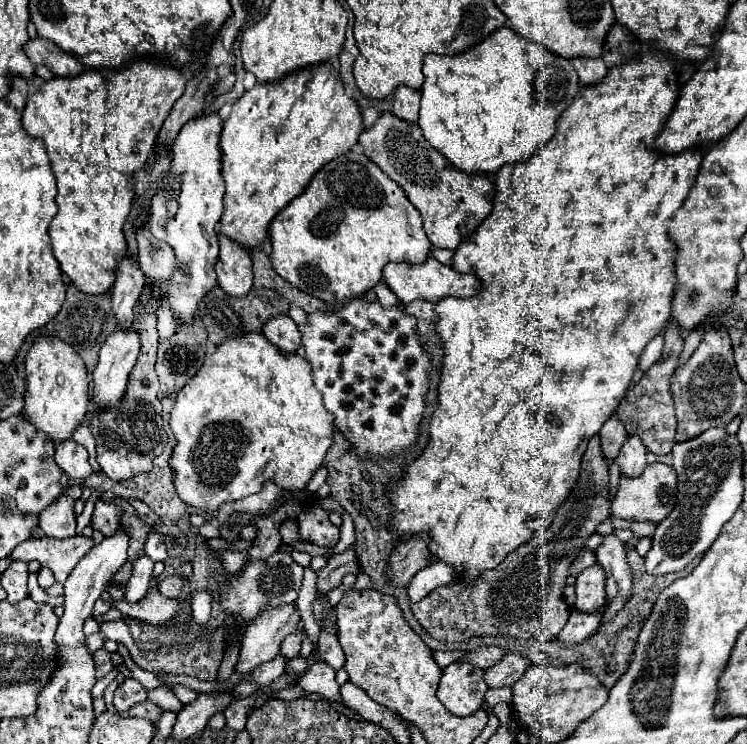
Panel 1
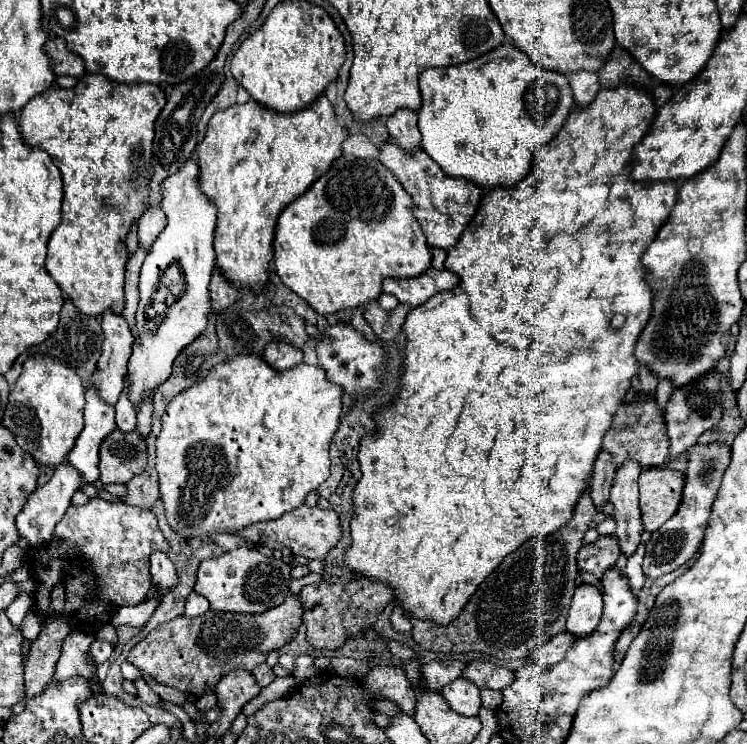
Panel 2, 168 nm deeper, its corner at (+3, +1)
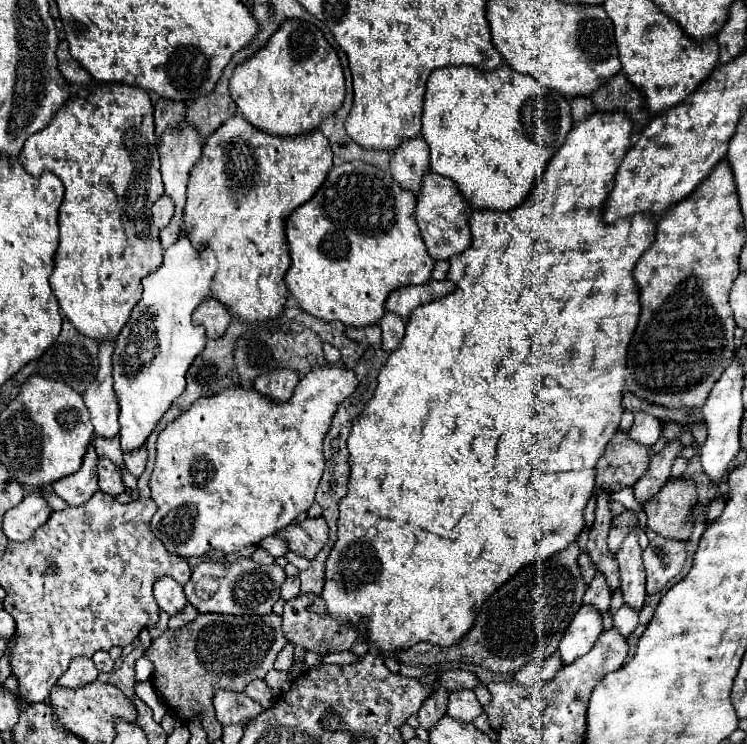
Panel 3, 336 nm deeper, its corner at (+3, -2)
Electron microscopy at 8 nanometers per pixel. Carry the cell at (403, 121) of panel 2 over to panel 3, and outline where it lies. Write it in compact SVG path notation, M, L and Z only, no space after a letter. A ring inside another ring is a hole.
M423 137L407 139L391 155L391 177L411 193L419 193L423 175L429 171L429 145Z

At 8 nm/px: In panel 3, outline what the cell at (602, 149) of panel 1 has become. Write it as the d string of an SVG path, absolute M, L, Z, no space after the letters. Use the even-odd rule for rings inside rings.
M593 113L591 117L587 117L585 121L581 123L575 123L573 129L569 131L563 147L553 155L553 159L547 163L537 187L529 193L529 197L515 209L511 211L487 211L487 209L475 209L471 213L471 219L469 219L469 227L471 227L471 237L473 237L473 243L467 251L451 257L449 265L449 273L447 273L447 279L453 281L457 287L451 295L445 295L437 301L431 301L427 305L421 305L417 307L409 321L407 321L407 331L405 331L405 339L403 343L399 345L397 351L393 351L387 359L387 363L383 365L381 373L379 373L379 385L373 393L373 397L365 403L363 411L359 413L357 421L353 423L353 429L349 433L349 439L347 439L347 449L349 449L349 485L347 485L347 495L341 499L339 503L339 521L337 521L337 543L333 545L327 561L325 561L325 585L323 585L323 591L321 591L321 599L325 601L325 607L327 607L327 613L335 619L335 621L341 621L345 625L359 625L363 619L367 621L365 625L365 639L377 647L379 653L393 653L397 649L407 649L407 647L413 647L421 641L425 643L431 643L431 645L437 645L437 647L449 647L451 643L459 643L461 637L473 627L475 623L475 617L479 613L479 609L483 607L483 603L487 601L489 595L493 595L501 585L505 585L515 573L519 573L523 567L527 567L529 563L539 563L539 561L547 561L551 555L567 549L567 545L571 545L579 533L583 531L585 527L585 521L583 521L583 509L595 489L595 465L599 461L599 457L603 455L603 449L607 447L607 443L611 441L611 437L617 433L617 427L619 427L619 421L621 421L621 415L623 415L623 407L621 407L621 397L625 395L625 359L627 359L627 345L629 345L629 339L635 331L635 325L639 321L639 313L641 313L641 305L639 305L639 289L637 289L637 283L633 279L633 267L635 263L639 261L639 257L643 255L643 251L655 241L655 223L657 219L653 215L633 215L633 217L627 217L627 219L619 219L615 221L613 225L607 225L603 219L601 219L601 209L603 209L603 203L605 199L609 197L611 189L613 189L613 179L615 179L615 173L617 173L617 167L621 165L627 149L629 149L629 139L631 139L631 131L633 131L633 125L631 121L623 115L623 113Z

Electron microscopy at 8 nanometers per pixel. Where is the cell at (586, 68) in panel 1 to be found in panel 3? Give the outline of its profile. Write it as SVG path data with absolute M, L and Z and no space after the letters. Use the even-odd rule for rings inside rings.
M575 97L575 99L571 99L571 115L573 115L575 123L591 117L593 111L595 111L595 107L591 103L591 97Z

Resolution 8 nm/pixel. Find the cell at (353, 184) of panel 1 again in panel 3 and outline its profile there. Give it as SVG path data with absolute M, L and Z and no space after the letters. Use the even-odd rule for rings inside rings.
M349 161L349 163L333 167L329 171L329 179L321 185L321 189L313 195L313 199L307 201L305 205L301 205L299 209L295 209L291 213L291 217L287 219L287 241L289 241L289 247L291 247L291 267L285 275L285 283L289 287L289 293L301 305L301 309L307 311L313 317L327 321L327 323L341 321L347 327L367 327L367 325L377 325L381 321L381 317L385 313L385 301L387 301L387 297L393 289L399 289L399 287L405 287L405 285L425 285L431 279L433 259L429 257L425 243L421 239L421 233L419 233L419 227L417 227L417 221L415 221L415 205L417 205L417 197L411 191L401 189L389 173L385 173L385 171L381 171L373 165L367 165L367 163L361 163L361 161Z

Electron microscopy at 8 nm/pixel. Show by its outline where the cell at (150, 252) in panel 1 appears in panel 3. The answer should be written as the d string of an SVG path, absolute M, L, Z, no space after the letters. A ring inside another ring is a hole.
M163 195L163 197L159 197L159 201L153 205L153 223L155 223L159 229L163 229L165 225L169 225L173 213L175 213L175 205L173 205L171 197Z

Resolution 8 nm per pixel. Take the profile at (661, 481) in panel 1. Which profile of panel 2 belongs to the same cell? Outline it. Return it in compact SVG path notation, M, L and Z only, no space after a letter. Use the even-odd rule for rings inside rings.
M665 466L655 470L643 470L639 476L641 492L641 522L649 532L659 530L669 520L679 502L683 490L683 474Z

